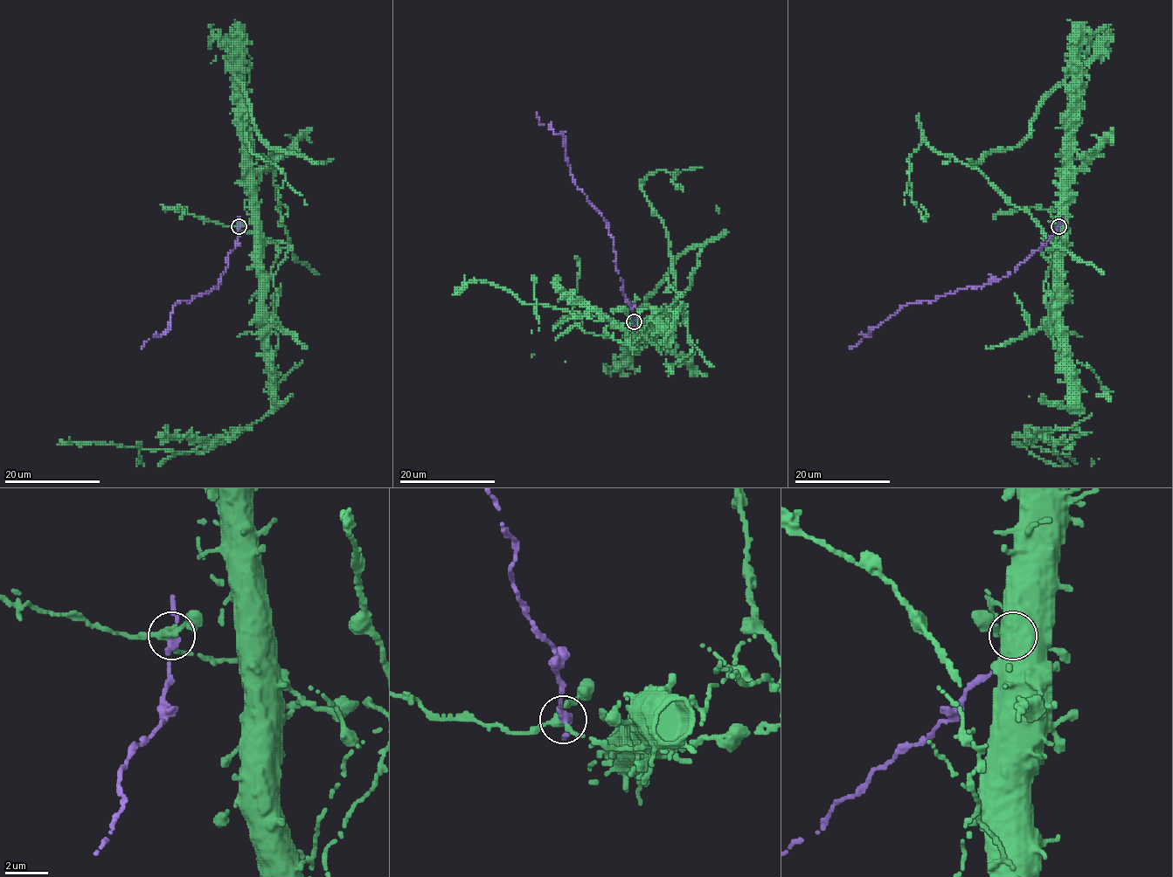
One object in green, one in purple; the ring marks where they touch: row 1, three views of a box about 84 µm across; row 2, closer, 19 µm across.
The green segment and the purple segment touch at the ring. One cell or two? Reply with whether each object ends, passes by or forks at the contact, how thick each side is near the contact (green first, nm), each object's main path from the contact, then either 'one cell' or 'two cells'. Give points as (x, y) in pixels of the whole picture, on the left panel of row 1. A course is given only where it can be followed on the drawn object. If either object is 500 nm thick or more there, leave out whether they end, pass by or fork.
green forks | purple passes by | 280/320 nm | green via (238, 227), (256, 238), (270, 412), (188, 454), (67, 444), (69, 438) | purple via (238, 227), (237, 246), (227, 256), (218, 286), (174, 305), (169, 328), (144, 341), (142, 348) | two cells

